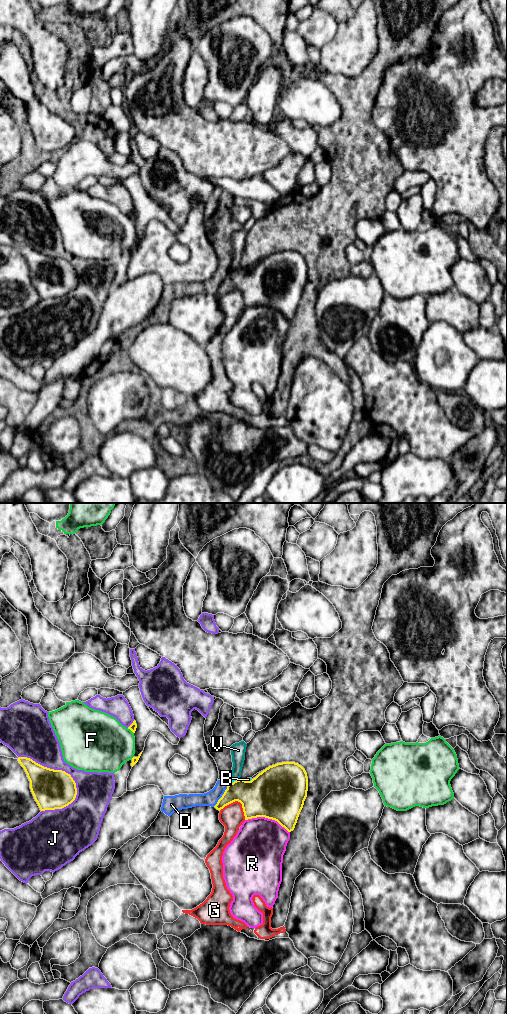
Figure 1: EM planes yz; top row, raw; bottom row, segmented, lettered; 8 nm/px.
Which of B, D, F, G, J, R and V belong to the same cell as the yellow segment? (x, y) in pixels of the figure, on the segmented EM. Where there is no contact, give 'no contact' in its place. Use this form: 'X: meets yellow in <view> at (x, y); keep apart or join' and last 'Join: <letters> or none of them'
B: meets yellow in yz at (248, 781); keep apart
D: meets yellow in yz at (222, 795); keep apart
F: meets yellow in yz at (130, 729); keep apart
G: meets yellow in yz at (238, 801); keep apart
J: meets yellow in yz at (57, 770); keep apart
R: meets yellow in yz at (267, 817); keep apart
V: meets yellow in yz at (237, 780); keep apart
Join: none of them

